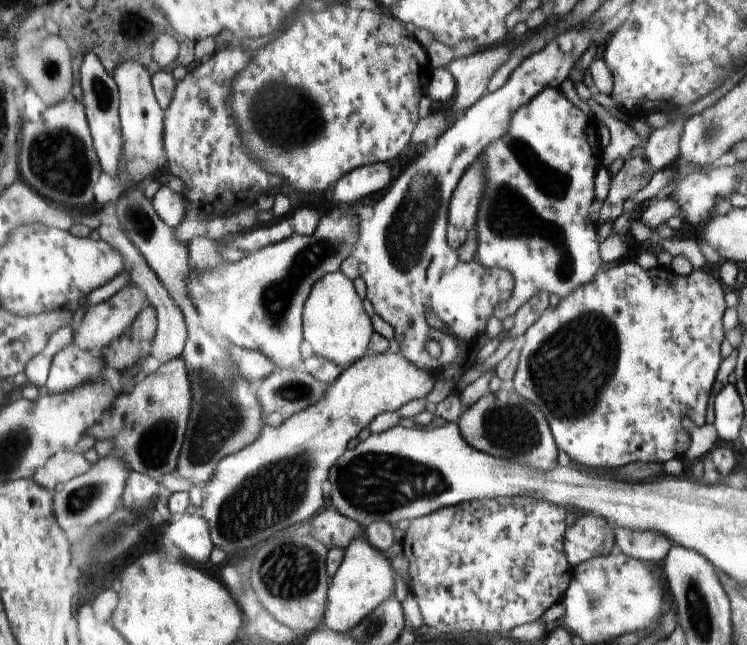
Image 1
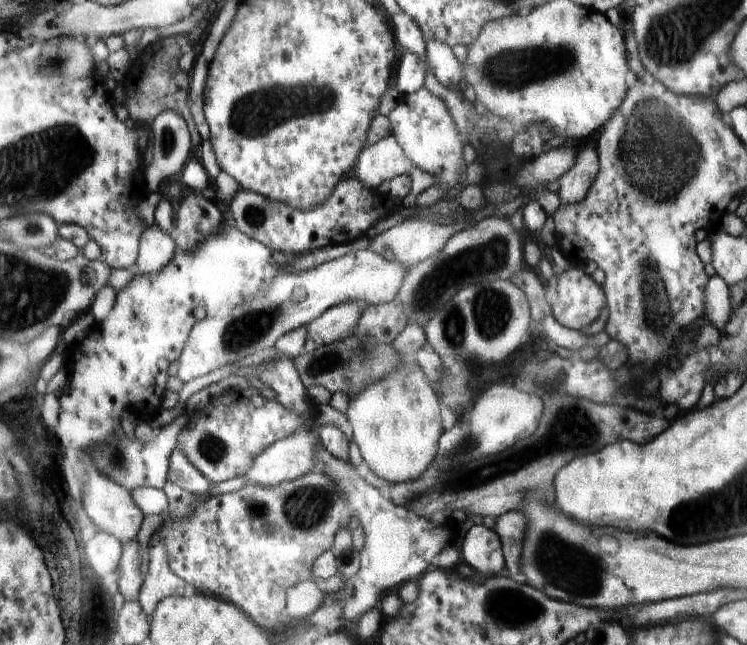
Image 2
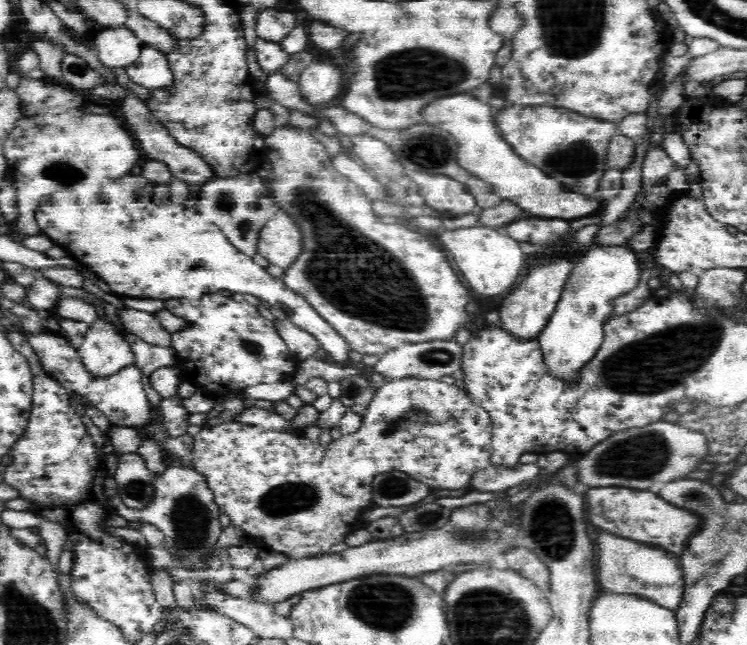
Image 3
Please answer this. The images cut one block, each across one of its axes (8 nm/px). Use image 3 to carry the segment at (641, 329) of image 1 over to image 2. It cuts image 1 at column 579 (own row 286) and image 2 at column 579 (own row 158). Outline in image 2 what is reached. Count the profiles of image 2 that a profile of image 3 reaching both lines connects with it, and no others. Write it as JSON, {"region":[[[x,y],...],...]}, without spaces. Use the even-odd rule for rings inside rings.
{"region":[[[579,263],[556,277],[558,297],[550,312],[562,326],[582,331],[605,313],[608,302],[604,289],[579,268]]]}

